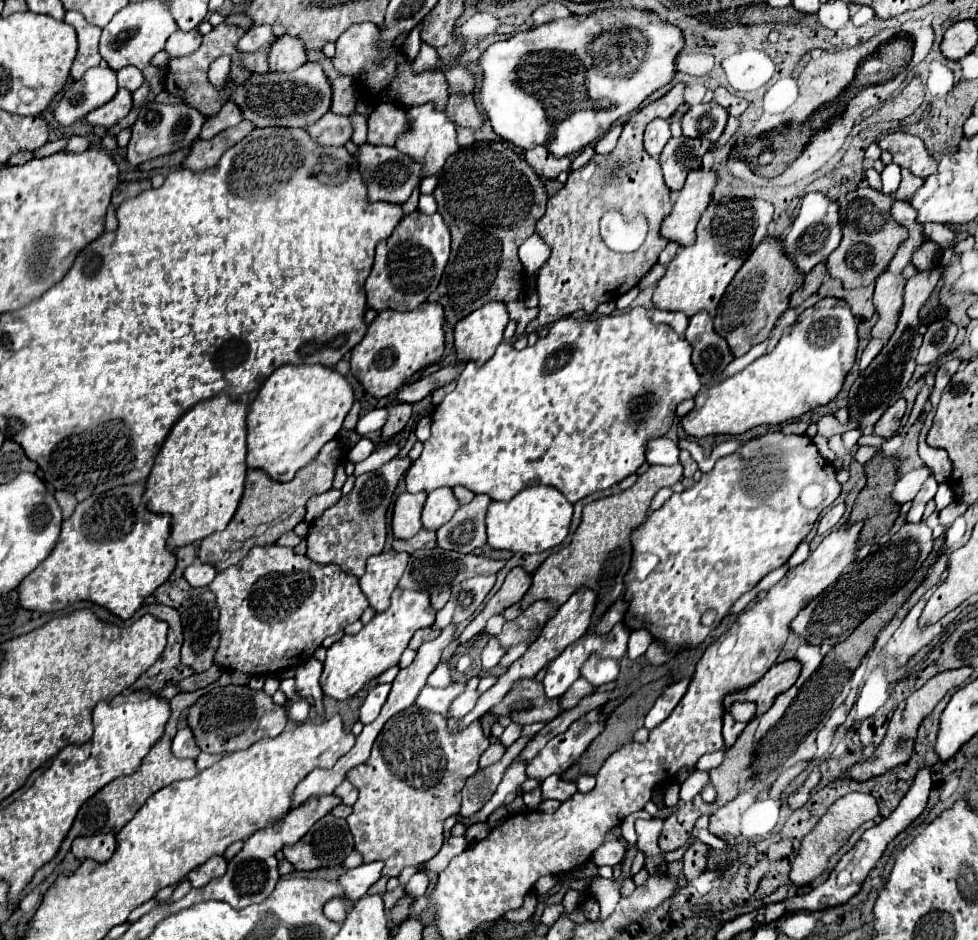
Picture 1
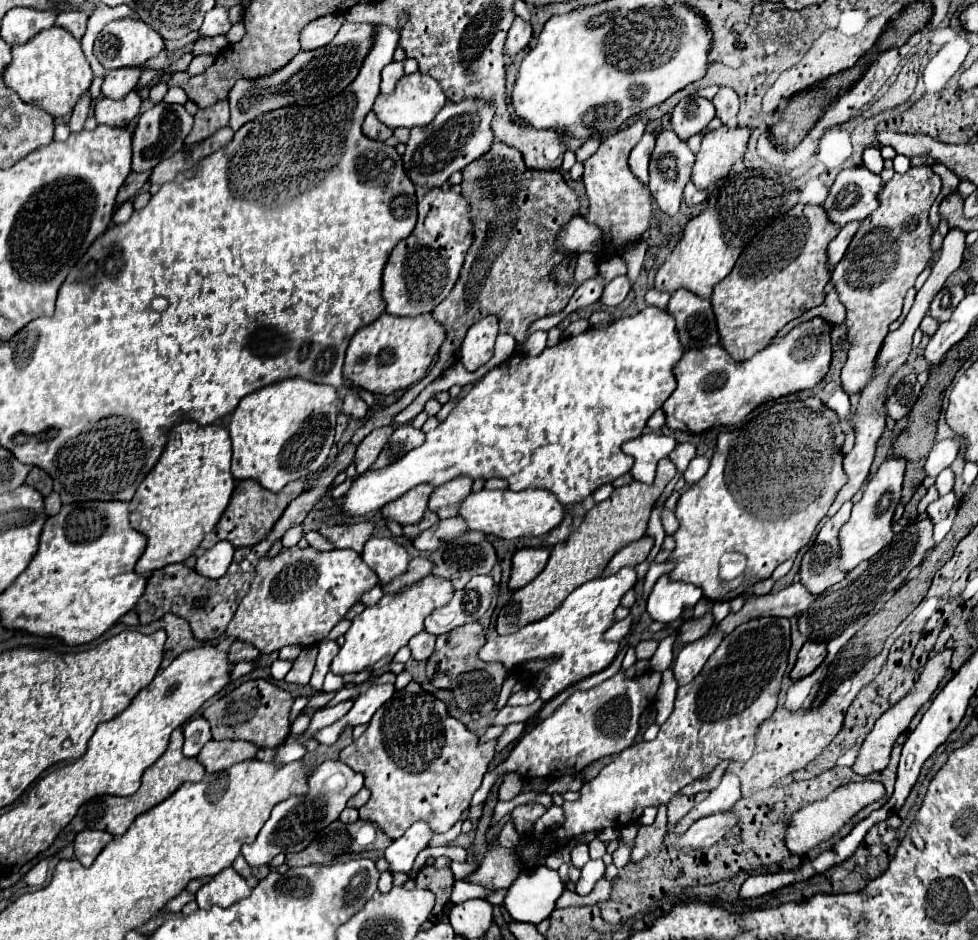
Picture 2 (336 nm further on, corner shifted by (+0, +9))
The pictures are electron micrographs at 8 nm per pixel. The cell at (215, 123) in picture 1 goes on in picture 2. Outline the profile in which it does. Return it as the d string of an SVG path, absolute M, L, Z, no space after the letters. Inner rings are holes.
M221 100L209 108L203 108L195 114L195 124L193 130L189 132L189 136L185 138L185 144L197 144L205 138L209 138L213 132L217 132L219 128L229 124L229 104L227 100Z

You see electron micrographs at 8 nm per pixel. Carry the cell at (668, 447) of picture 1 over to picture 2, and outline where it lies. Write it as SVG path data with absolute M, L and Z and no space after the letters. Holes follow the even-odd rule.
M641 434L635 440L623 444L623 452L635 458L631 474L635 480L651 484L655 478L657 462L675 450L677 442L673 436L665 434Z

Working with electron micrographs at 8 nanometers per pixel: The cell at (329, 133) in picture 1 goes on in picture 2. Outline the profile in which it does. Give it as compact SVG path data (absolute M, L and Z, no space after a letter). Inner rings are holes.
M369 112L369 114L365 116L365 122L363 122L363 134L365 134L367 138L371 138L371 140L383 142L383 140L387 140L387 138L393 134L393 130L387 128L385 124L381 124L373 112Z

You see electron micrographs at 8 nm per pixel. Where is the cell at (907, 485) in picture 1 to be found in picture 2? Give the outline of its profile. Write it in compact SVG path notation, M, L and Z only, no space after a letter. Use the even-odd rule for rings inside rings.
M943 440L943 442L937 442L929 456L927 456L927 462L925 462L925 474L935 478L941 470L945 470L957 456L959 452L959 442L957 440Z

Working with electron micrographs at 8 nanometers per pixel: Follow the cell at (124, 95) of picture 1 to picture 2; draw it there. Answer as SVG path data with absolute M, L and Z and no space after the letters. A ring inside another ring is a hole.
M131 90L123 100L101 98L95 102L95 118L99 124L123 128L139 114L139 106L141 106L141 98L137 90Z

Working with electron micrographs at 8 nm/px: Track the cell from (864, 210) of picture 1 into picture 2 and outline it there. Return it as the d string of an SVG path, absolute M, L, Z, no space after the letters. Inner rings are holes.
M911 166L905 174L895 174L879 190L879 208L859 224L843 260L831 272L839 300L847 306L845 324L851 348L841 370L841 388L847 394L857 394L867 384L889 324L901 314L905 292L933 258L927 214L939 192L941 178L929 166Z

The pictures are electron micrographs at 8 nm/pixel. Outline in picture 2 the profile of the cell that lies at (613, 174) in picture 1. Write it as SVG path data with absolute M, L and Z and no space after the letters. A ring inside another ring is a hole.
M637 120L635 124L603 138L599 150L583 162L583 182L589 196L589 208L587 214L583 214L585 222L591 222L601 230L601 254L597 262L619 254L627 246L639 242L643 238L643 232L649 230L657 214L653 212L653 198L647 184L641 184L635 180L635 174L629 168L629 152L633 146L641 140L641 134L645 132L647 120Z

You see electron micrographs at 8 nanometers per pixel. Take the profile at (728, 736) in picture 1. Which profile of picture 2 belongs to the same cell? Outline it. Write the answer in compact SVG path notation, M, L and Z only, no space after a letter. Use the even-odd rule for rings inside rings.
M807 642L807 644L801 648L799 656L797 656L797 662L795 662L789 678L791 678L793 682L805 678L807 674L811 674L811 672L825 660L825 656L827 656L825 642Z

